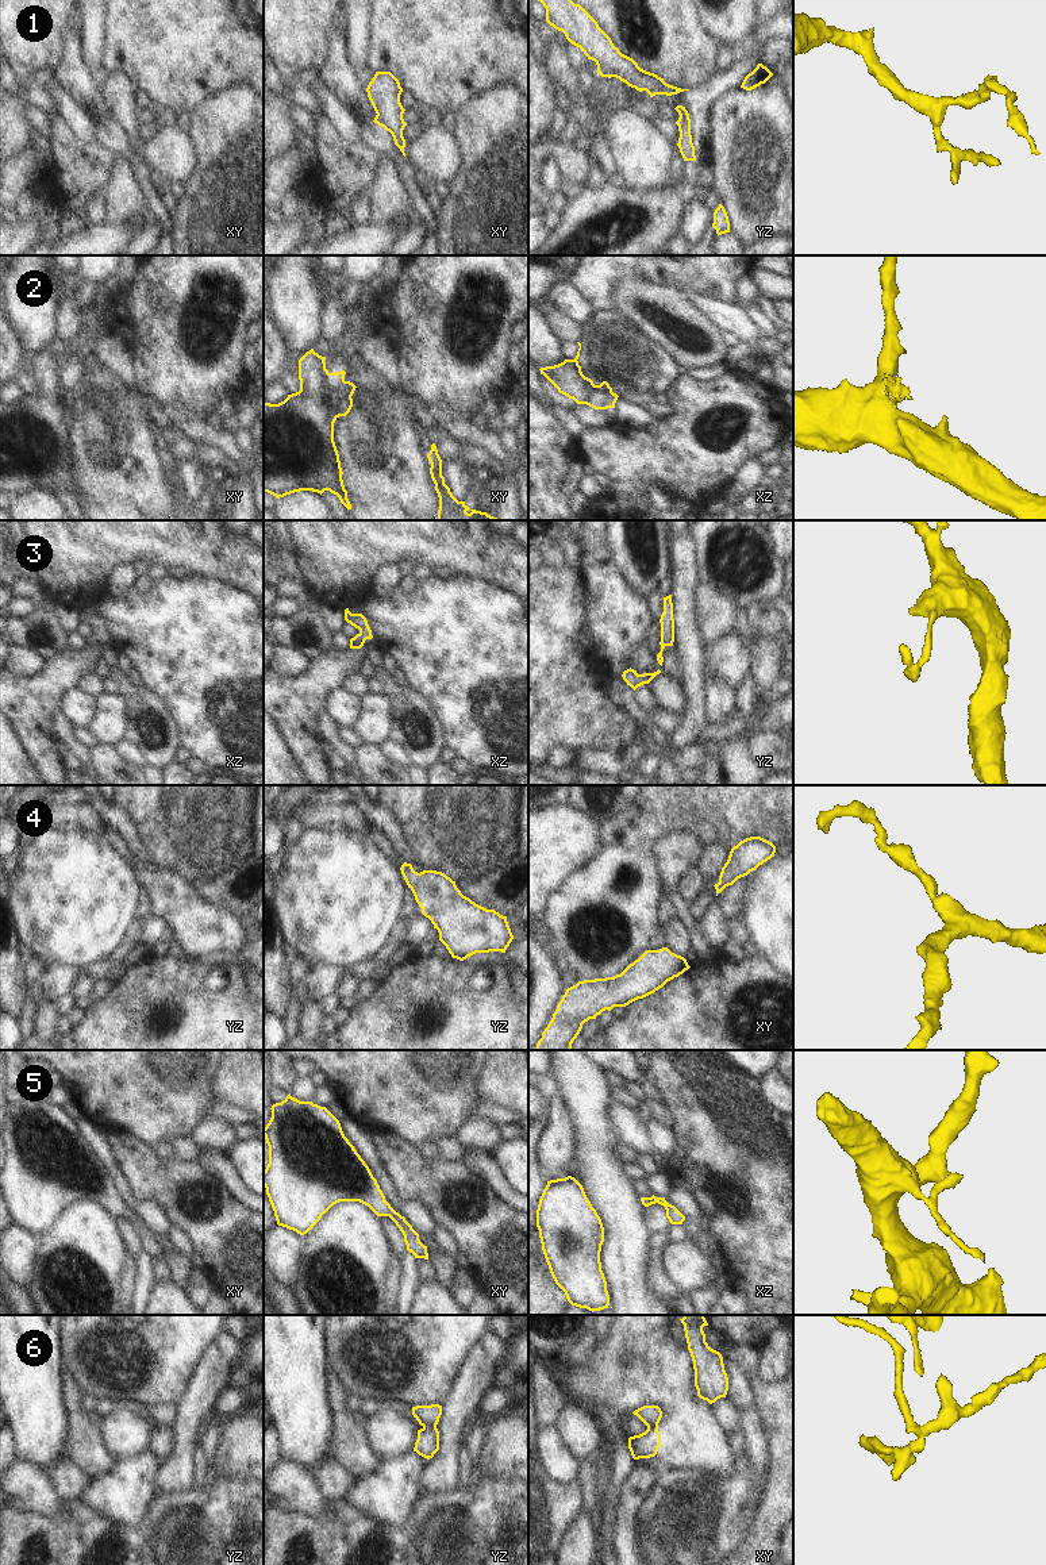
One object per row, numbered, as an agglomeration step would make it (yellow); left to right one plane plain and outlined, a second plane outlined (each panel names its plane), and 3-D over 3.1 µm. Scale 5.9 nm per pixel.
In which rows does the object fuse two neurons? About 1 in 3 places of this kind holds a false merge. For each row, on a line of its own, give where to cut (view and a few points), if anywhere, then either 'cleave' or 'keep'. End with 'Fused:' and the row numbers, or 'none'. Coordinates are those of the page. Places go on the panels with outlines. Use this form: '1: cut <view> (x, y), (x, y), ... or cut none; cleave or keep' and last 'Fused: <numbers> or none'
1: cut none; keep
2: cut xy (345, 381), (326, 392), (326, 404), (335, 416); cleave
3: cut none; keep
4: cut none; keep
5: cut none; keep
6: cut yz (423, 1426), (435, 1427); cleave
Fused: 2, 6

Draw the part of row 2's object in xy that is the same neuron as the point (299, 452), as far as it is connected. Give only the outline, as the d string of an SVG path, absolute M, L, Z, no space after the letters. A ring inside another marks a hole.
M311 349L299 359L300 391L288 395L278 404L264 401L264 492L280 499L300 491L312 491L320 495L330 491L347 510L351 510L334 442L337 416L326 403L326 392L338 389L345 382L346 372L330 373L324 361L326 357Z

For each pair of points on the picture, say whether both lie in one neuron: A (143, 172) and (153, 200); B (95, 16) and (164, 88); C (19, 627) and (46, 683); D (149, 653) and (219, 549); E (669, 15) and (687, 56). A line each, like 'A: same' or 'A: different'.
A: same
B: different
C: different
D: different
E: same

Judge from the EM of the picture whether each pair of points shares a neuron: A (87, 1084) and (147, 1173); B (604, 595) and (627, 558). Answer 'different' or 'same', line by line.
A: different
B: different

